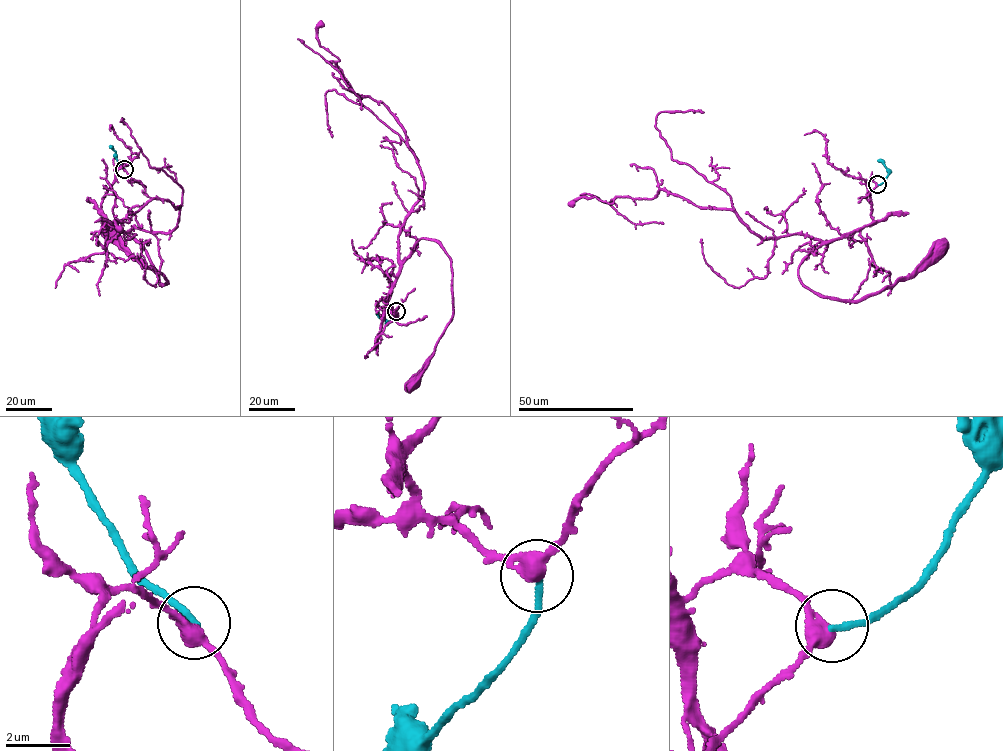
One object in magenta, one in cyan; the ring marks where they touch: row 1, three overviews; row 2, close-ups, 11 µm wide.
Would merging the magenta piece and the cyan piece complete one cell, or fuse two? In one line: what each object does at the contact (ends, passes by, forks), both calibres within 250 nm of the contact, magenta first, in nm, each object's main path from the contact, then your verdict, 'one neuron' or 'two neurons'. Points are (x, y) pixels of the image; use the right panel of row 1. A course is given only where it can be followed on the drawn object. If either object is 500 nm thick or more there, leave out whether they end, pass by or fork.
magenta passes by; cyan ends; calibres 400 and 200 nm; course magenta (878, 185), (868, 182), (873, 222), (816, 248), (800, 265), (800, 281), (859, 300), (920, 271), (937, 249); course cyan (878, 185), (883, 182), (888, 169), (878, 160); two neurons

